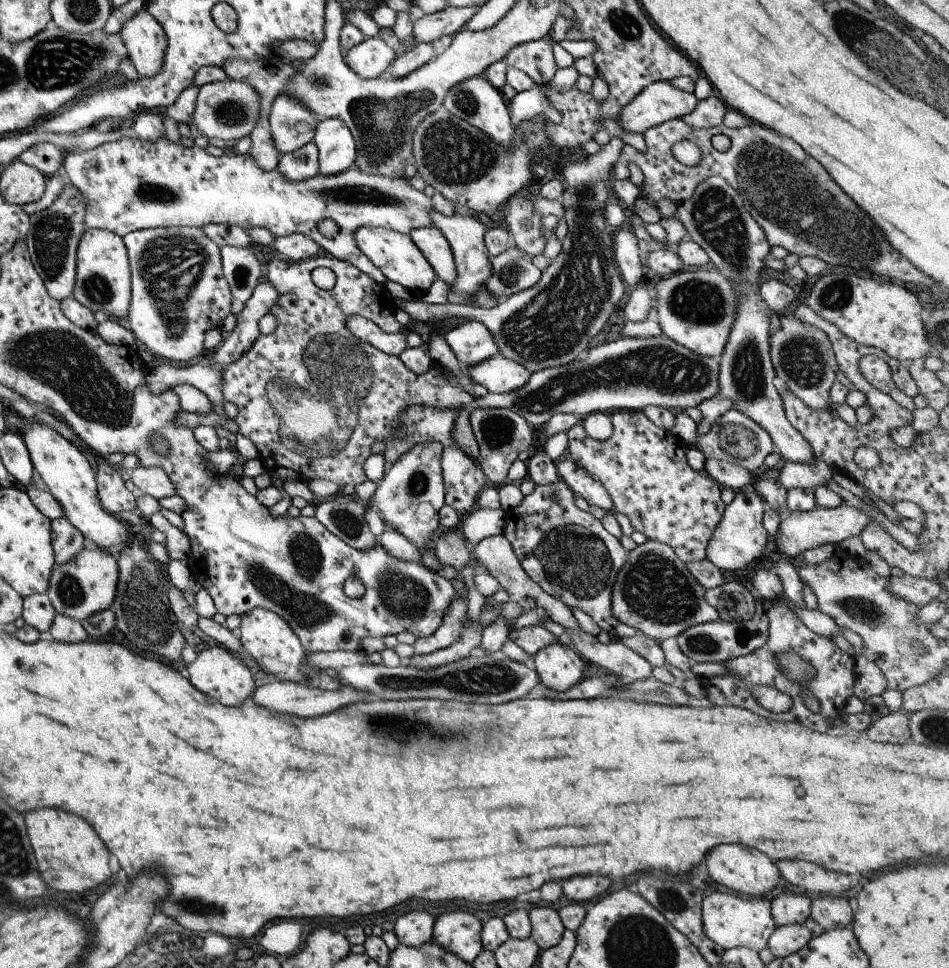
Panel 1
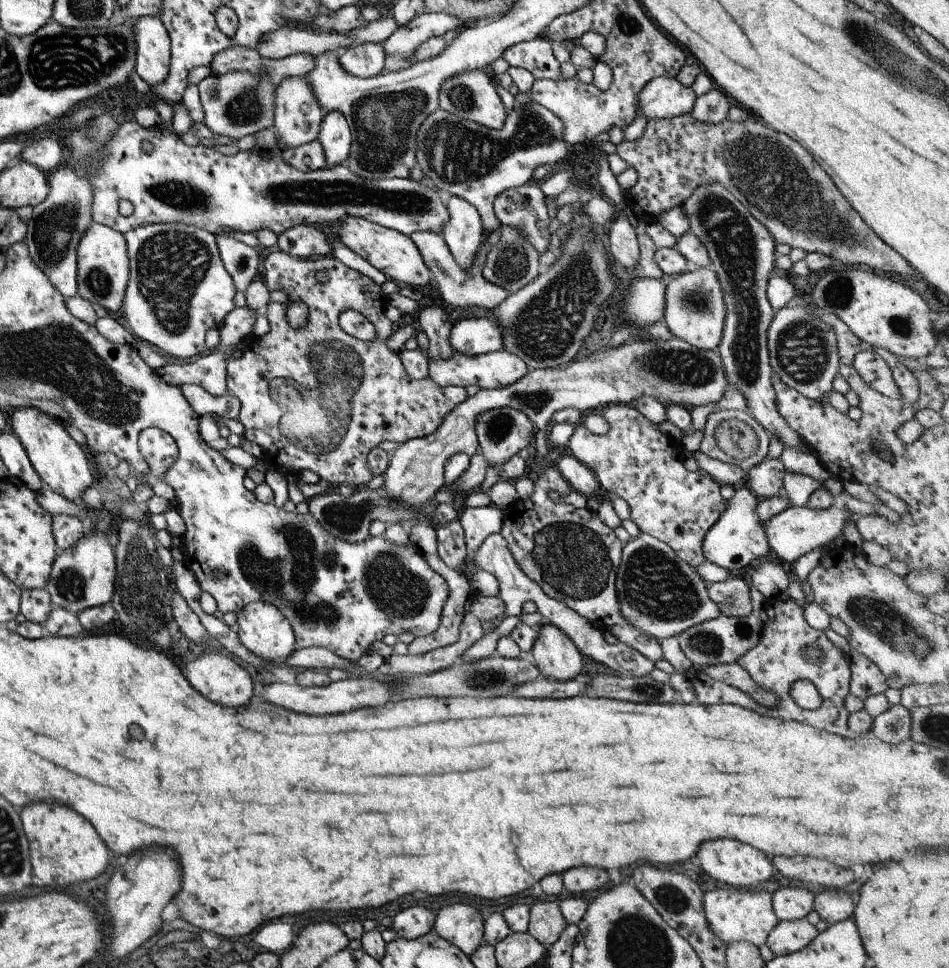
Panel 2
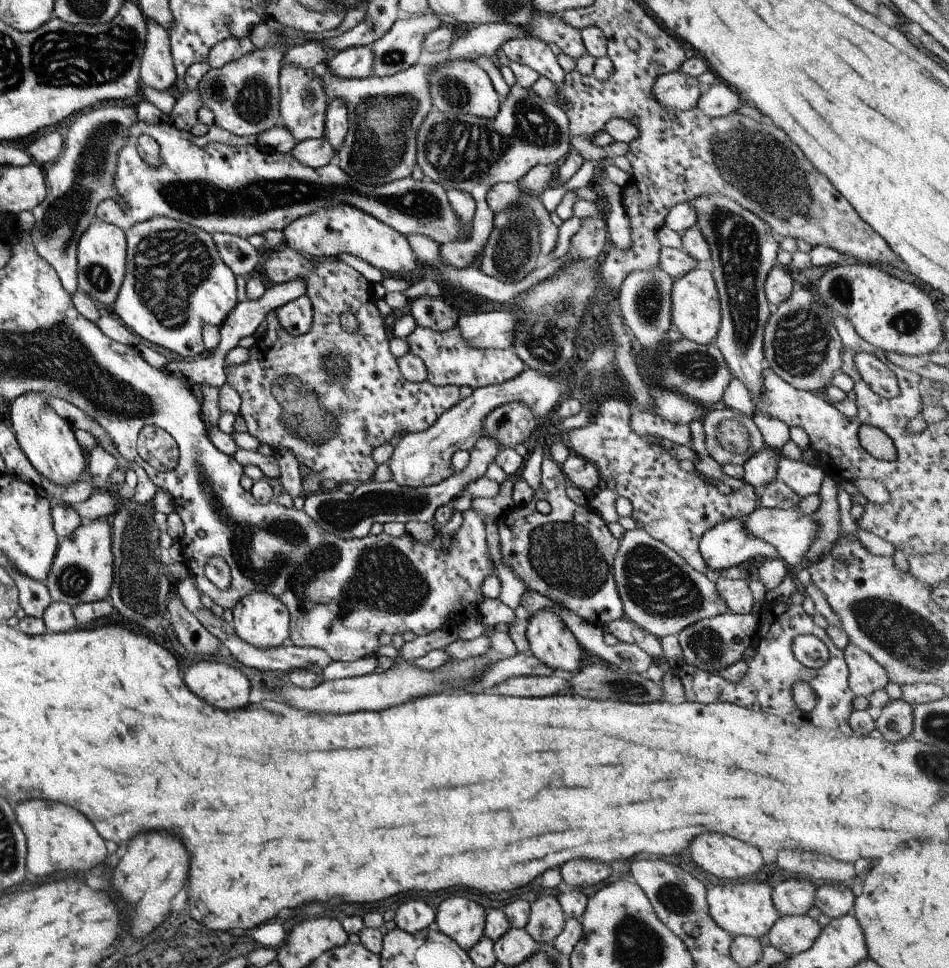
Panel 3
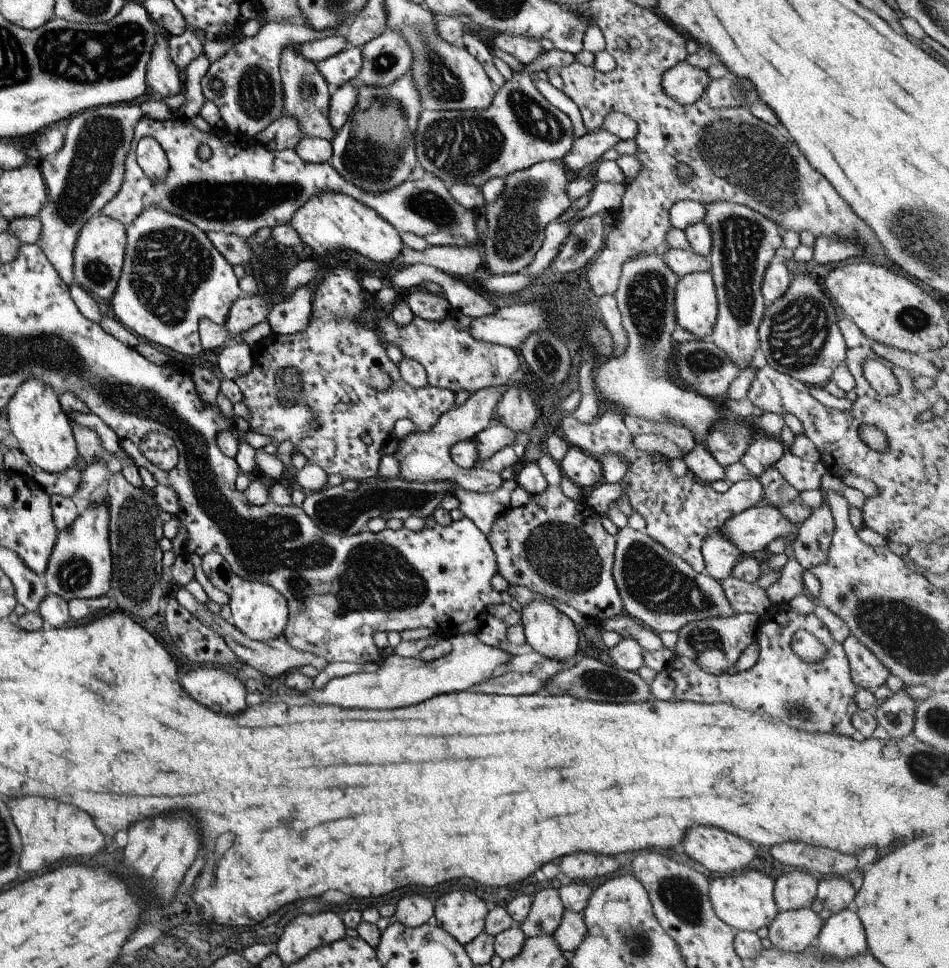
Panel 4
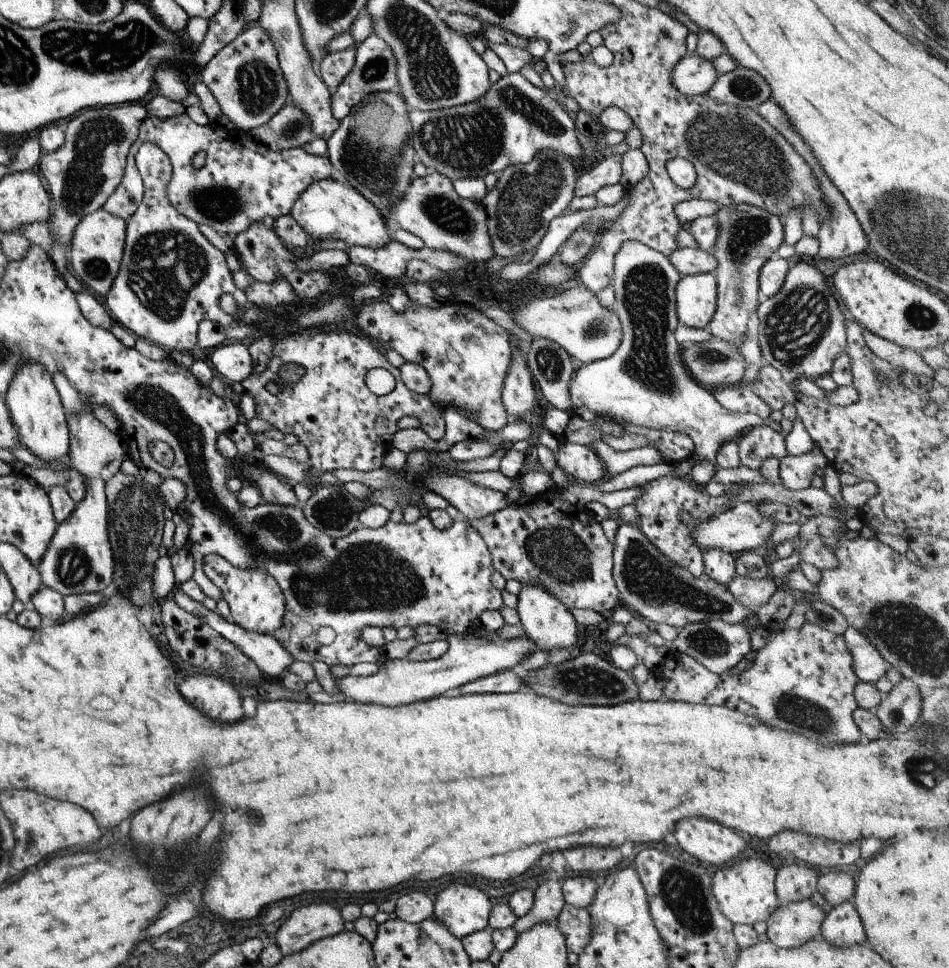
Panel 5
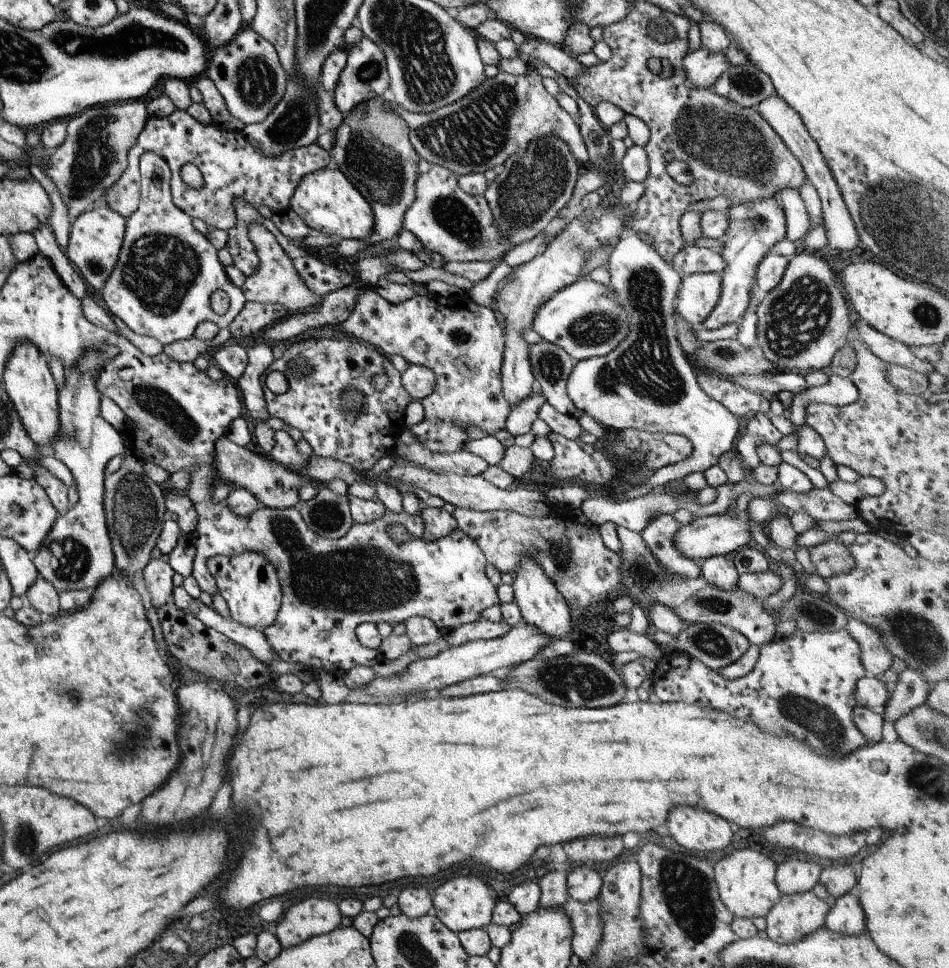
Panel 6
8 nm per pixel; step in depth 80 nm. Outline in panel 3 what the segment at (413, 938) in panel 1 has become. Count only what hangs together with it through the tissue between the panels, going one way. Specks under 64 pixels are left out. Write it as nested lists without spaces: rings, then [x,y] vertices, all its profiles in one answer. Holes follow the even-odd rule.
[[[407,900],[394,910],[397,928],[412,933],[434,922],[434,911],[423,900]]]

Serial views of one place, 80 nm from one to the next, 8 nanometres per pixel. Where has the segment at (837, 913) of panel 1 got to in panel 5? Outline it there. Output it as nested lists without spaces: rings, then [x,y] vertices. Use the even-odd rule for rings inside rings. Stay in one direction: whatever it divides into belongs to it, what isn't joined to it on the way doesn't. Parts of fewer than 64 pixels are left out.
[[[829,869],[825,874],[818,876],[816,891],[834,907],[839,903],[851,900],[854,884],[853,878],[847,872]]]

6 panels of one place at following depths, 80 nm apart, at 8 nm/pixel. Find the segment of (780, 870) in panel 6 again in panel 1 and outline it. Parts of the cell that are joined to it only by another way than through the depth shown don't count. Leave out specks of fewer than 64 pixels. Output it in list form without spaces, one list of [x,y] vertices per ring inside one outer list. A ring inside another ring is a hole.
[[[783,891],[770,900],[770,913],[774,926],[803,923],[810,916],[811,898],[806,894]]]

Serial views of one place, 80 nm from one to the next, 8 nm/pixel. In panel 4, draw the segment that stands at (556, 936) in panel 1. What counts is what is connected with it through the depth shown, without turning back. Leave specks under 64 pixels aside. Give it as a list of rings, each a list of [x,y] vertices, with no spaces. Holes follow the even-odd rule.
[[[542,888],[531,895],[531,899],[529,914],[518,924],[518,927],[526,937],[552,934],[565,909],[560,901],[558,889]]]

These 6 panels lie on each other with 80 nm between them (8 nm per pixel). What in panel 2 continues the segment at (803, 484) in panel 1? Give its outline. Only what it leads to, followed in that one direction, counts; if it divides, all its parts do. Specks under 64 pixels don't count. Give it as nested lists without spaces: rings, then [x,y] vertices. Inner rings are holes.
[[[783,447],[778,456],[784,470],[788,473],[804,474],[817,482],[822,482],[829,477],[825,467],[811,453],[803,453],[799,449]]]

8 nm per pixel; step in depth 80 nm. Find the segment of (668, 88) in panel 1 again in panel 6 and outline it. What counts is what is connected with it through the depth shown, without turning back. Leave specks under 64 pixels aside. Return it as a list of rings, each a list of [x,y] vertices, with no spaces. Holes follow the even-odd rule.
[[[703,47],[687,53],[682,60],[686,79],[697,88],[709,88],[729,67],[723,52],[711,52]]]

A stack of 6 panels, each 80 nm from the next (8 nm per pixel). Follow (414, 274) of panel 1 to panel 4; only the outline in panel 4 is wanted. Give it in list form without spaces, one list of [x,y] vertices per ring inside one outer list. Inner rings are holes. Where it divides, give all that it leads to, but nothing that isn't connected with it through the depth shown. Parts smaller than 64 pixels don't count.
[[[323,191],[309,197],[305,204],[295,209],[289,223],[299,235],[302,249],[317,258],[335,250],[349,249],[373,262],[388,263],[399,254],[403,246],[398,230],[372,208],[337,191]]]

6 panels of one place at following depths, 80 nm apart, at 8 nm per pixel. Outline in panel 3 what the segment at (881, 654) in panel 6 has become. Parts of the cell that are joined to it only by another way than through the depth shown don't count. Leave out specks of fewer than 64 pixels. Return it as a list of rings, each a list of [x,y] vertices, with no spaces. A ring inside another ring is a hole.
[[[848,642],[842,651],[848,668],[847,682],[855,697],[867,698],[888,683],[888,676],[883,667],[864,650]]]

